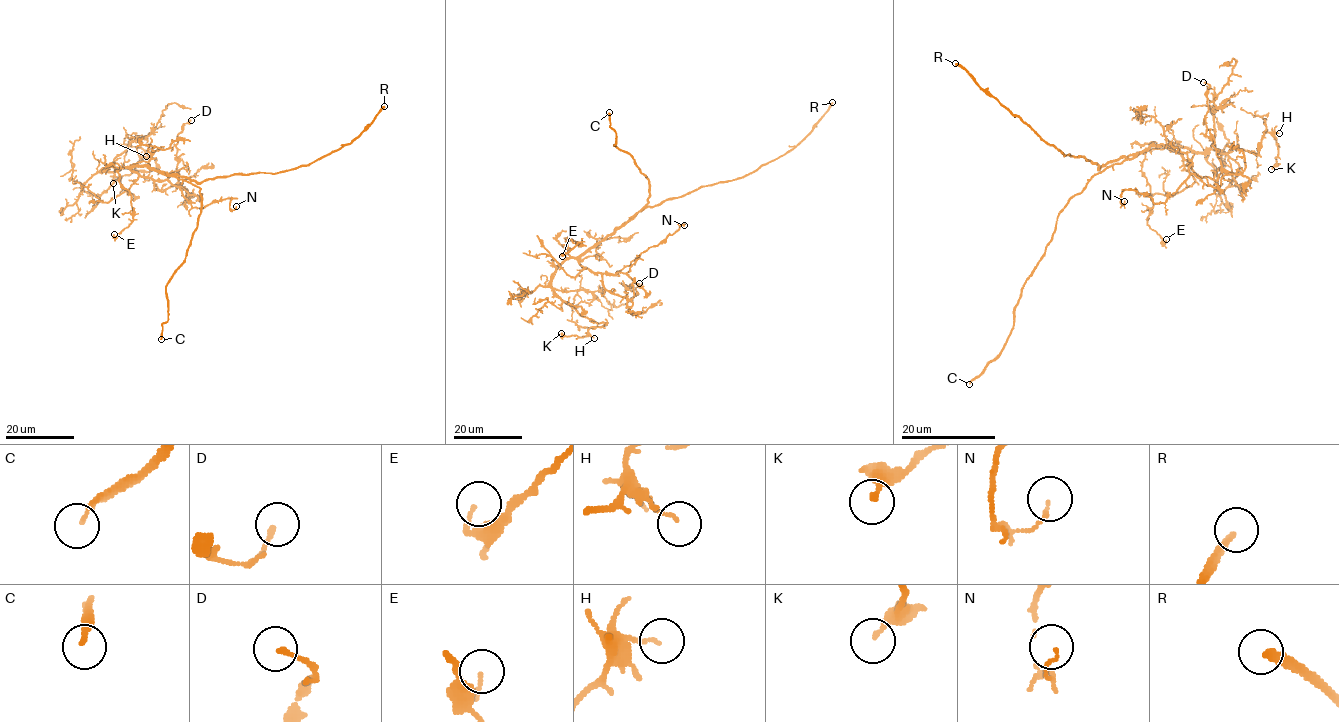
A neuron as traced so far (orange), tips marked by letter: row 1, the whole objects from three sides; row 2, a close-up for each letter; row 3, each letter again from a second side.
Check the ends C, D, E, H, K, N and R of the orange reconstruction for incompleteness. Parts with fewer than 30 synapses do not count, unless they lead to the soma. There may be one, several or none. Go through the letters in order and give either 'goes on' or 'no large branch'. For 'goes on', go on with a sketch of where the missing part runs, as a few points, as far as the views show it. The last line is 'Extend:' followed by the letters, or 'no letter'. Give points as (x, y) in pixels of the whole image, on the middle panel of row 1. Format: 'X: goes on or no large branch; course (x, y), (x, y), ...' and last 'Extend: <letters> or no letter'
C: goes on; course (609, 112), (590, 90), (586, 76), (577, 67), (553, 60), (541, 48), (538, 51)
D: no large branch
E: no large branch
H: no large branch
K: no large branch
N: no large branch
R: goes on; course (832, 102), (841, 70), (816, 50), (807, 53), (784, 81), (767, 128), (779, 173), (776, 189), (724, 218)
Extend: C, R

